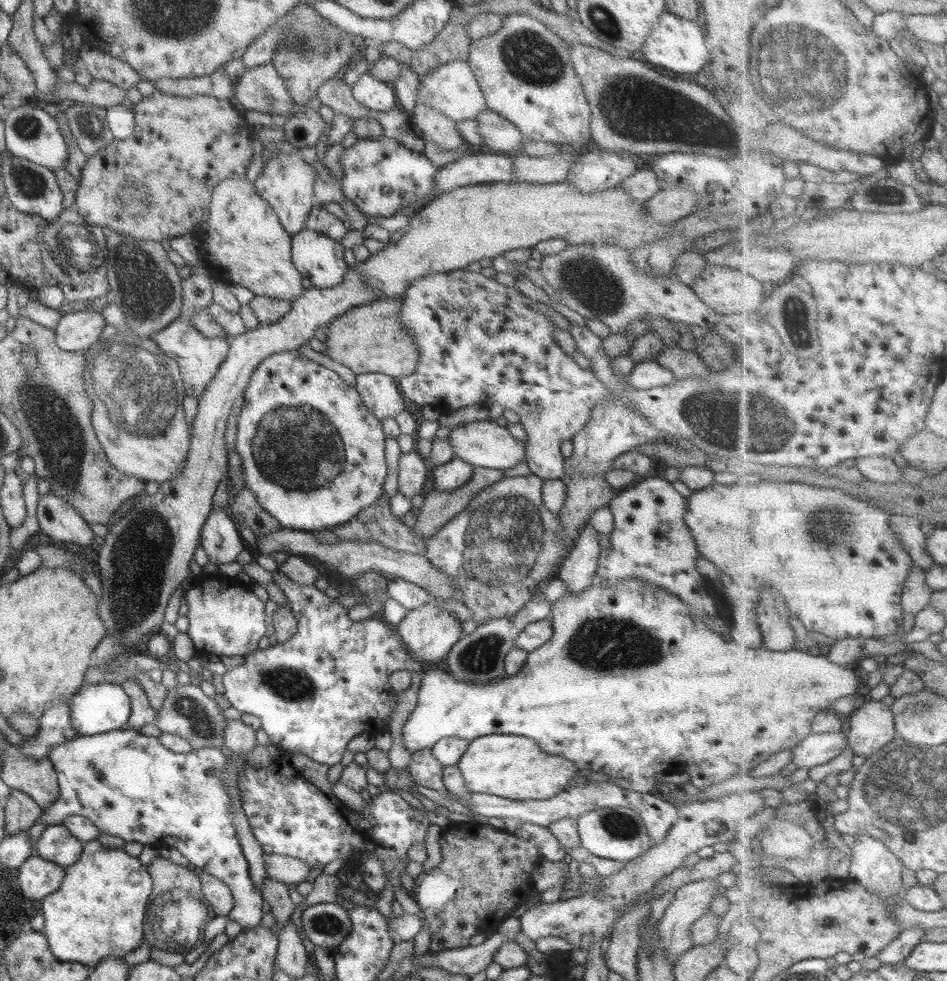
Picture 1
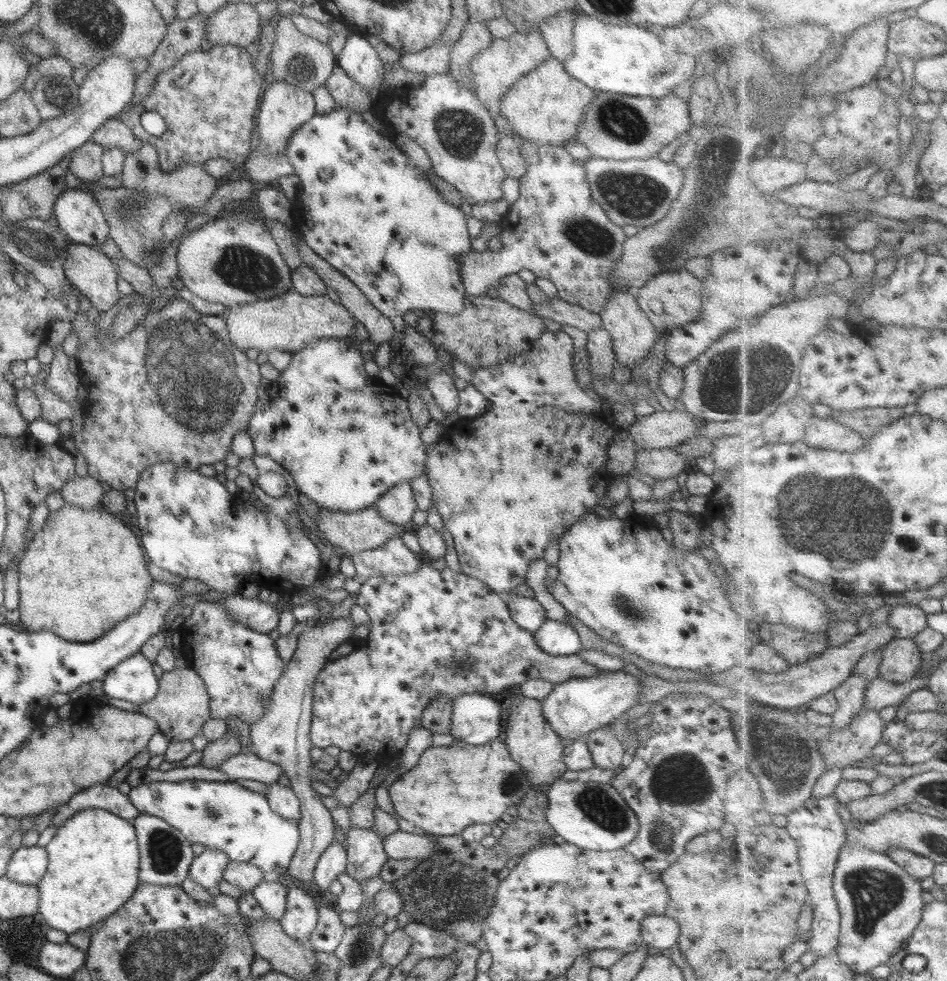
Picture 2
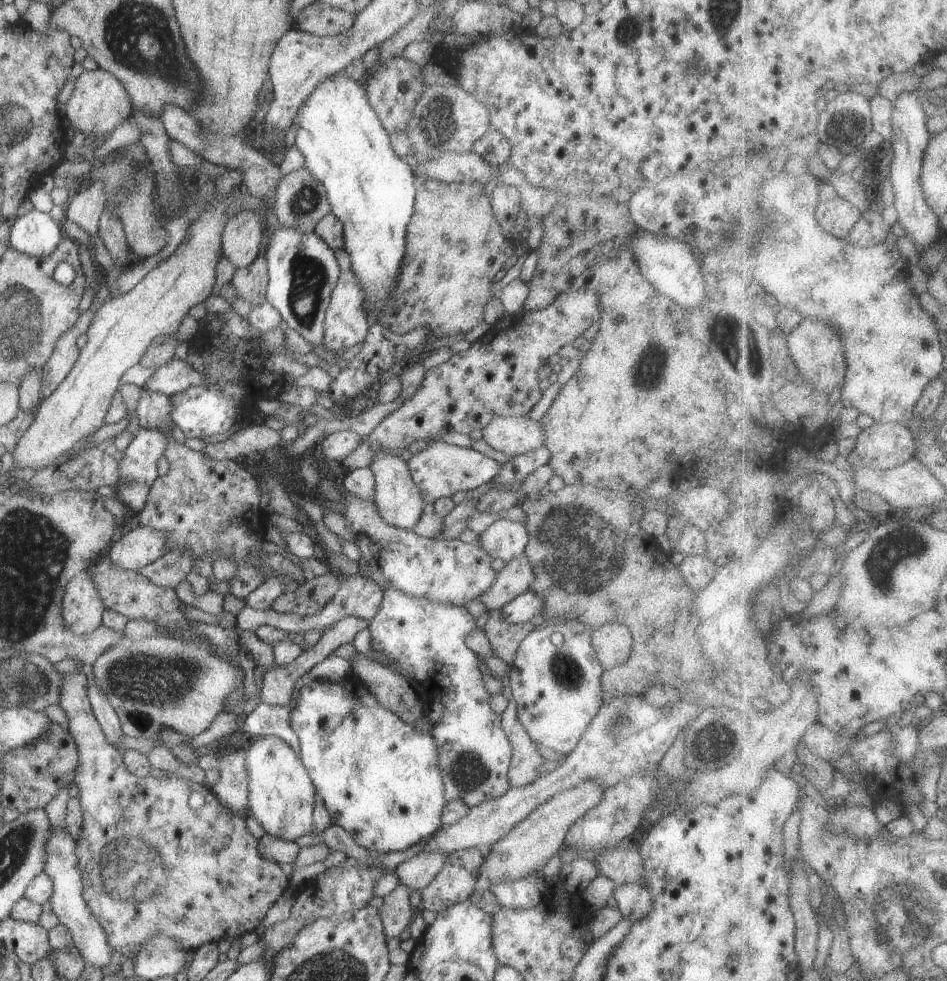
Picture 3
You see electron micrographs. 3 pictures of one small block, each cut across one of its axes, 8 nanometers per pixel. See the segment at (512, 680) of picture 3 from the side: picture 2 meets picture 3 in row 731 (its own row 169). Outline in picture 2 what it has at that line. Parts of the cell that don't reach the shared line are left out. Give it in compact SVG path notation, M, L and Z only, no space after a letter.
M523 139L519 148L522 158L526 161L526 173L518 180L520 196L516 202L509 205L506 222L510 226L506 226L504 231L500 232L502 250L471 251L461 257L459 276L465 286L465 292L474 296L484 296L488 288L496 288L502 278L527 267L538 277L552 281L557 288L558 298L594 313L604 309L604 303L608 301L608 297L616 293L616 289L634 293L635 288L620 286L618 282L612 284L608 280L612 267L616 261L621 260L623 243L627 237L622 227L612 222L606 211L602 210L602 206L592 198L585 164L575 160L564 147L538 145Z

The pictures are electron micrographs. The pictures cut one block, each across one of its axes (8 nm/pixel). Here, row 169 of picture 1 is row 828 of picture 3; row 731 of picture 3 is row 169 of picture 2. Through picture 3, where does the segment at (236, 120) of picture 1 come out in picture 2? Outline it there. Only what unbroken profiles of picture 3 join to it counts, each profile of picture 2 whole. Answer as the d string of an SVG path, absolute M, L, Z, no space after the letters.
M86 142L66 157L68 170L80 181L99 181L105 176L101 164L101 157L105 150L105 147L100 144Z

